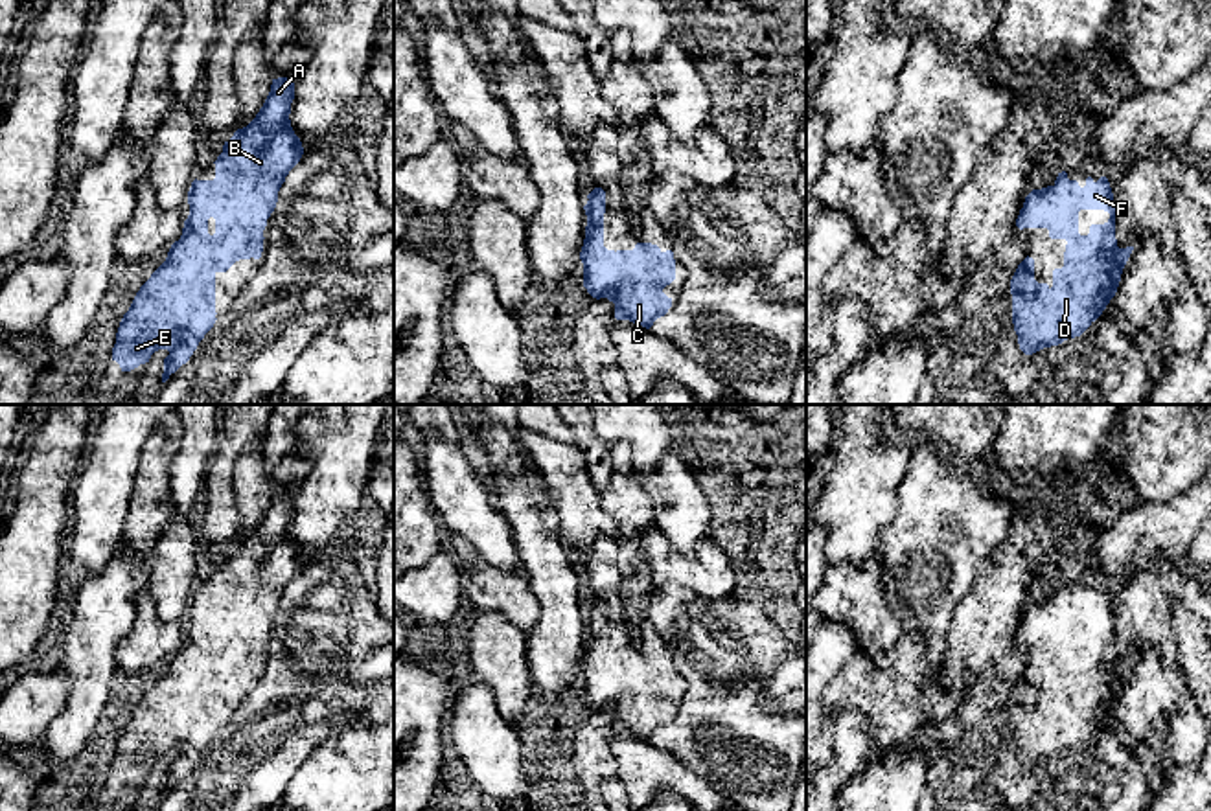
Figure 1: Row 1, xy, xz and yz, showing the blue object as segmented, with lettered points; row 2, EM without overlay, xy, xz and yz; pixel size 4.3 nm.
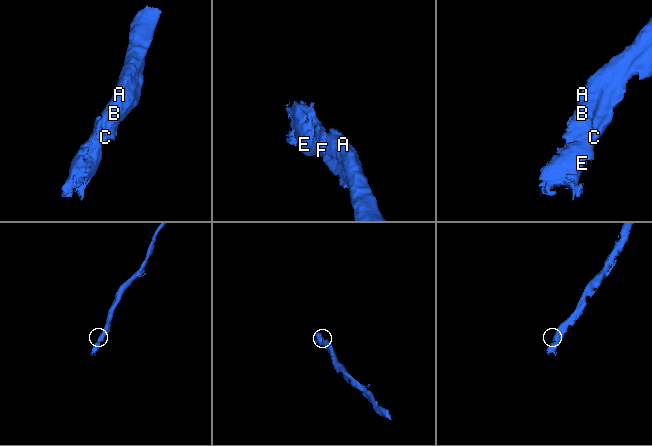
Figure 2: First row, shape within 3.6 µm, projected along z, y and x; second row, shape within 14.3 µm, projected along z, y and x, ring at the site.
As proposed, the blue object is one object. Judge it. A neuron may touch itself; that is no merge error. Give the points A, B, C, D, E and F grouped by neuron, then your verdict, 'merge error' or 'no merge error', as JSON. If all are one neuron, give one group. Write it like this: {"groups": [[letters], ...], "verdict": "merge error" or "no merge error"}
{"groups": [["A", "B", "C", "D", "E", "F"]], "verdict": "no merge error"}

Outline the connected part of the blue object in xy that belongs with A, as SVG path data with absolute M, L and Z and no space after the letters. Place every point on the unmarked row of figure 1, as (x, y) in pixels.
M272 491L256 530L225 554L213 592L193 592L190 627L166 673L136 704L123 726L112 772L121 783L167 761L162 794L190 772L215 736L215 686L239 671L260 671L263 642L278 603L304 559L291 539L294 495Z

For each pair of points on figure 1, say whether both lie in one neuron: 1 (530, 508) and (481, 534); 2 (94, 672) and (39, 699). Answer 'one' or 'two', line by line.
1: two
2: two

